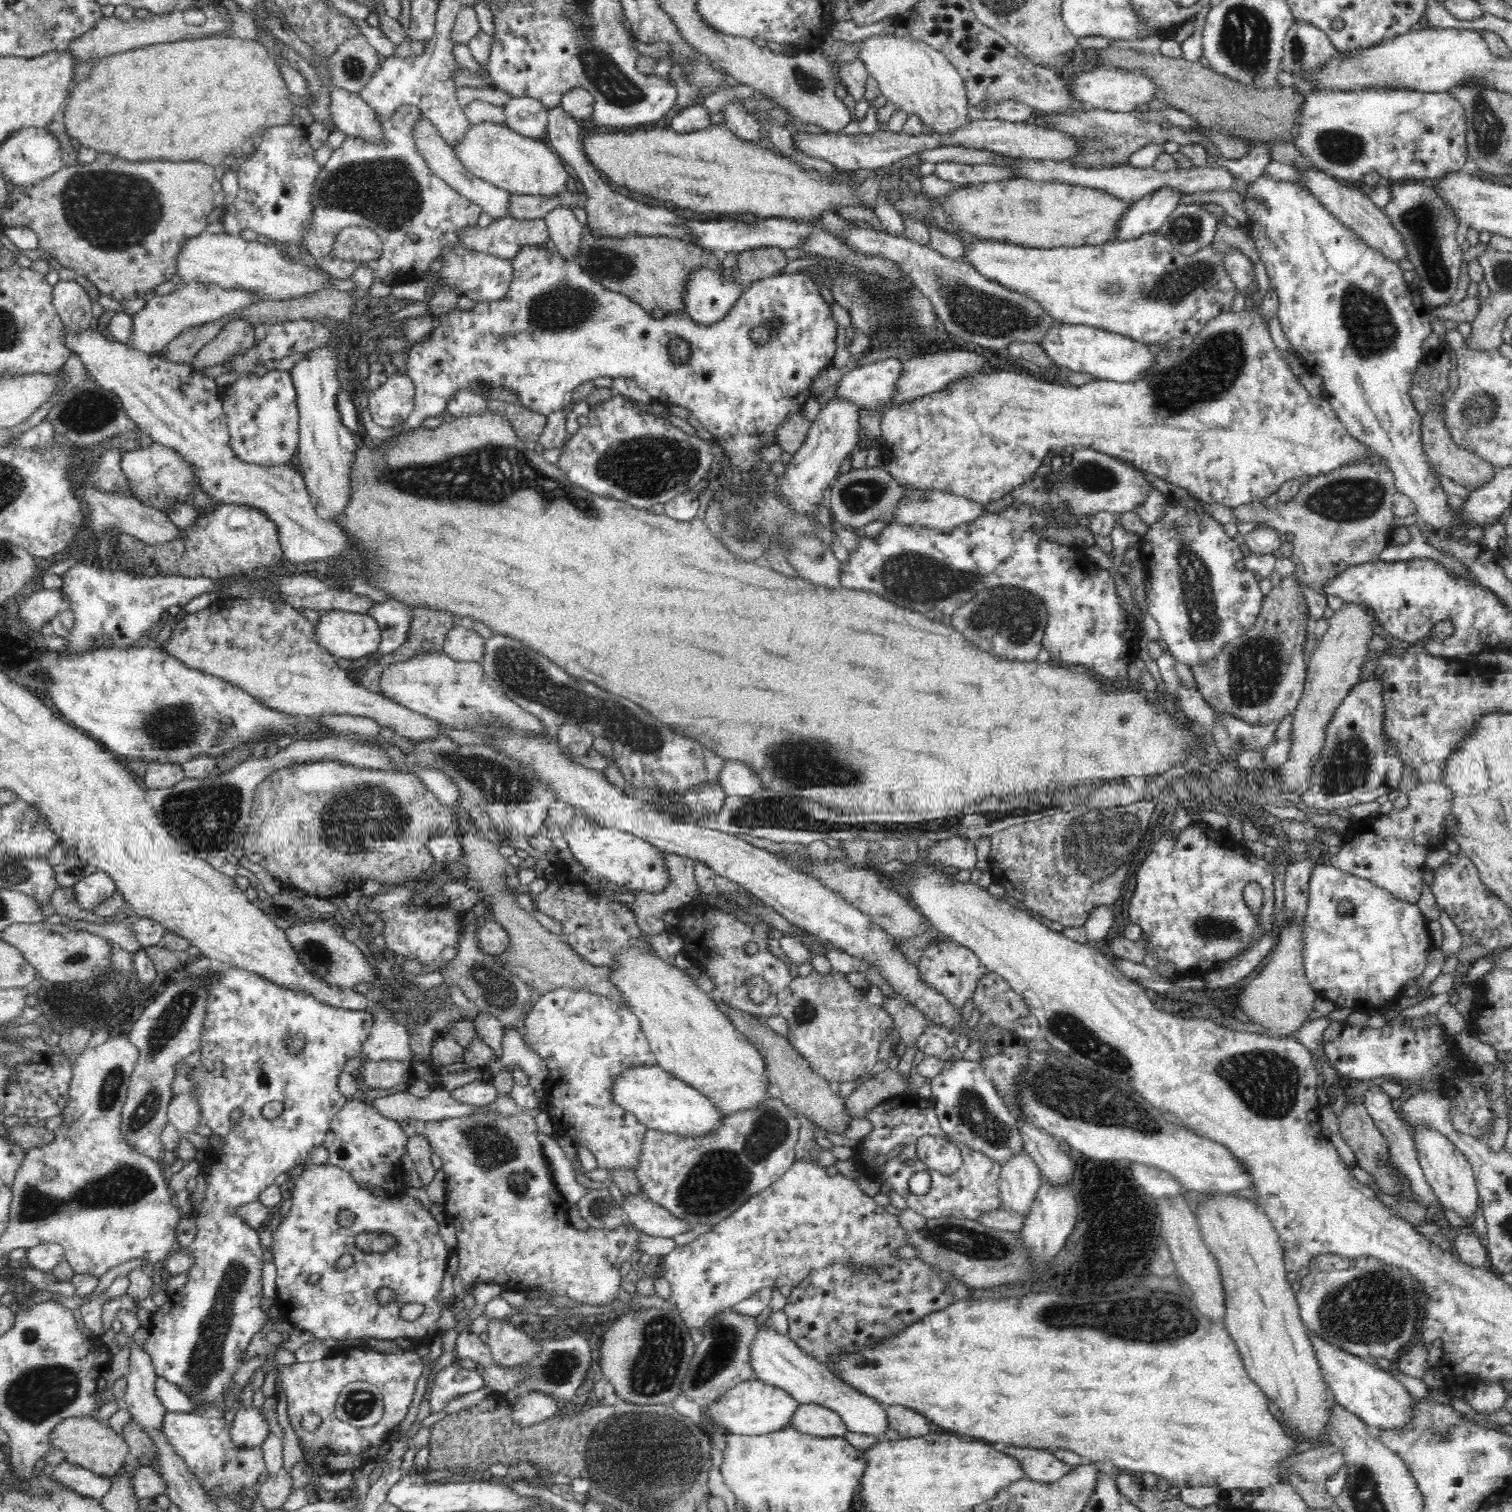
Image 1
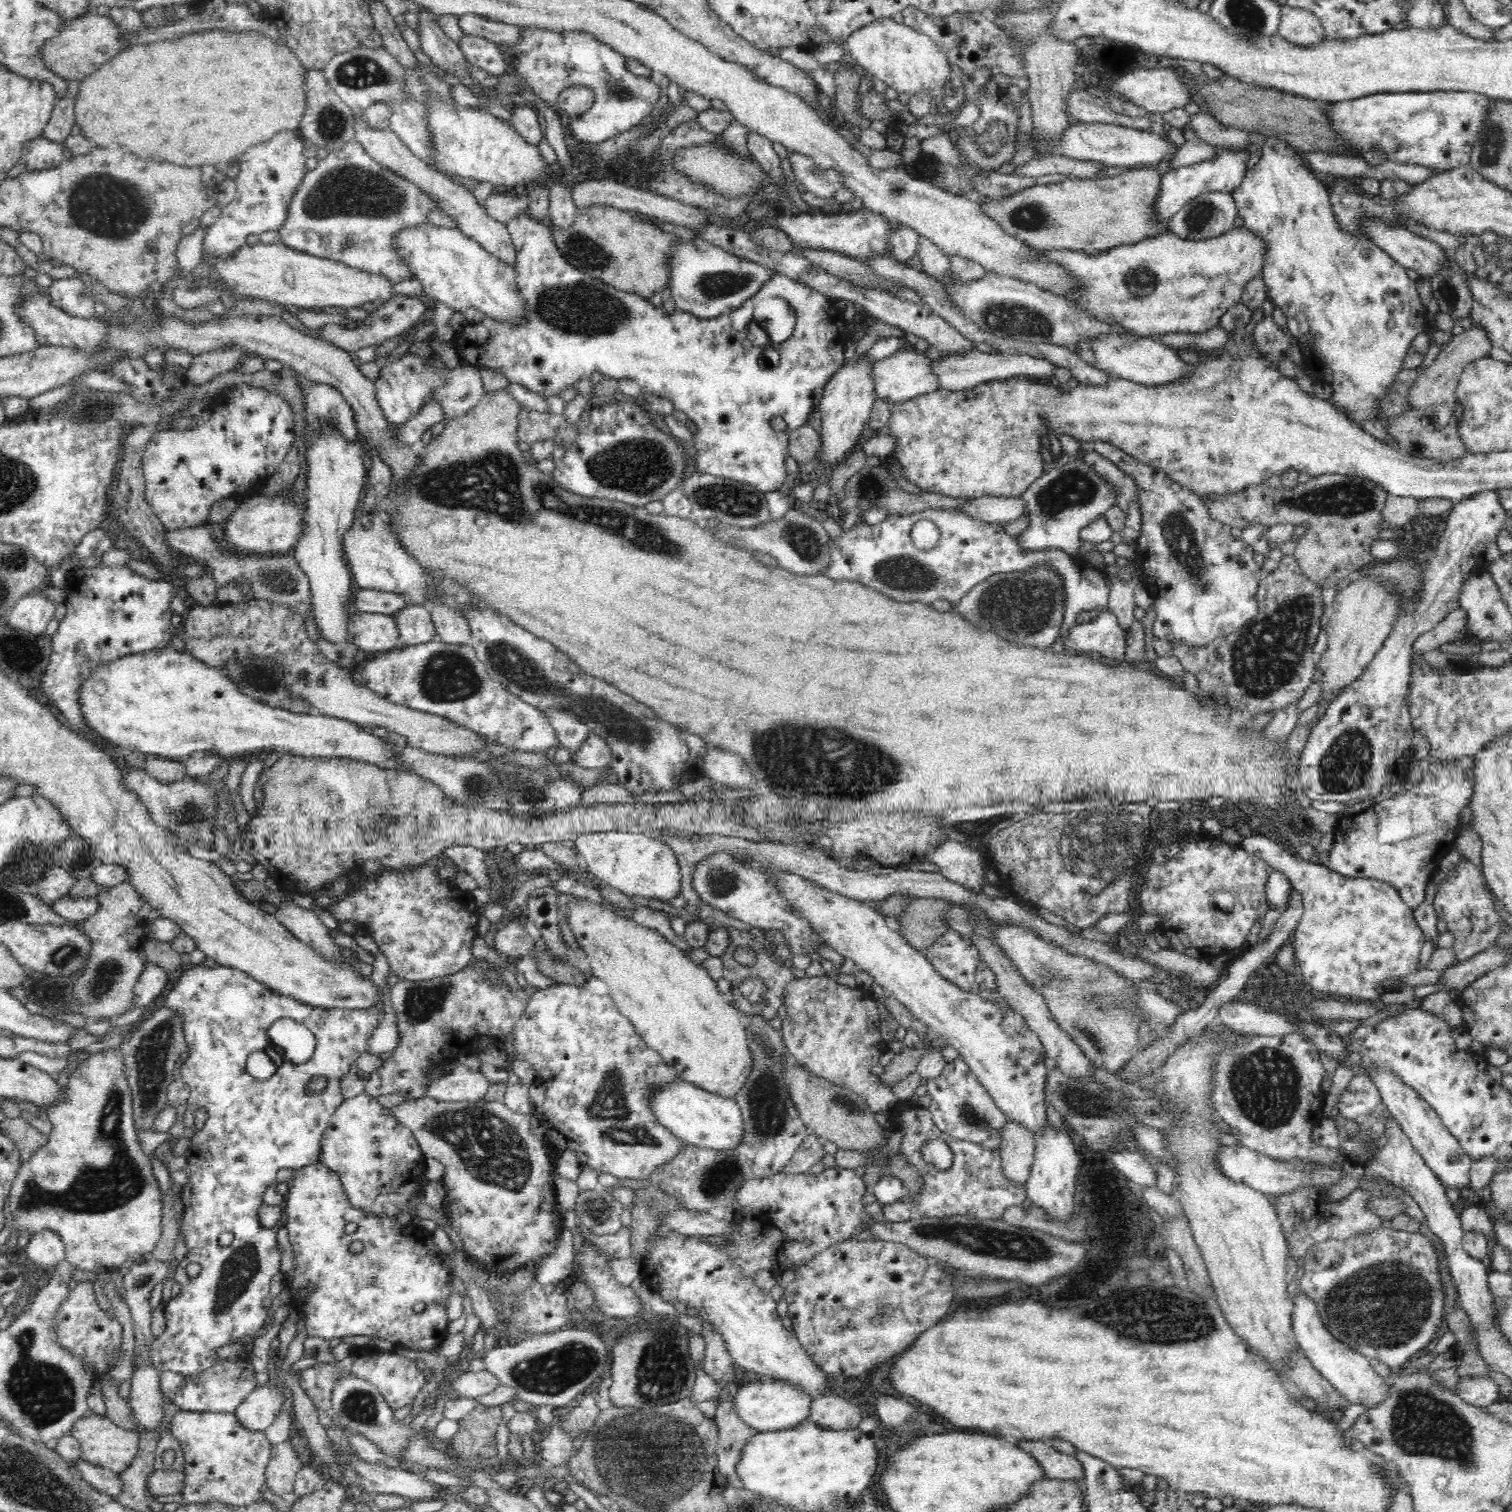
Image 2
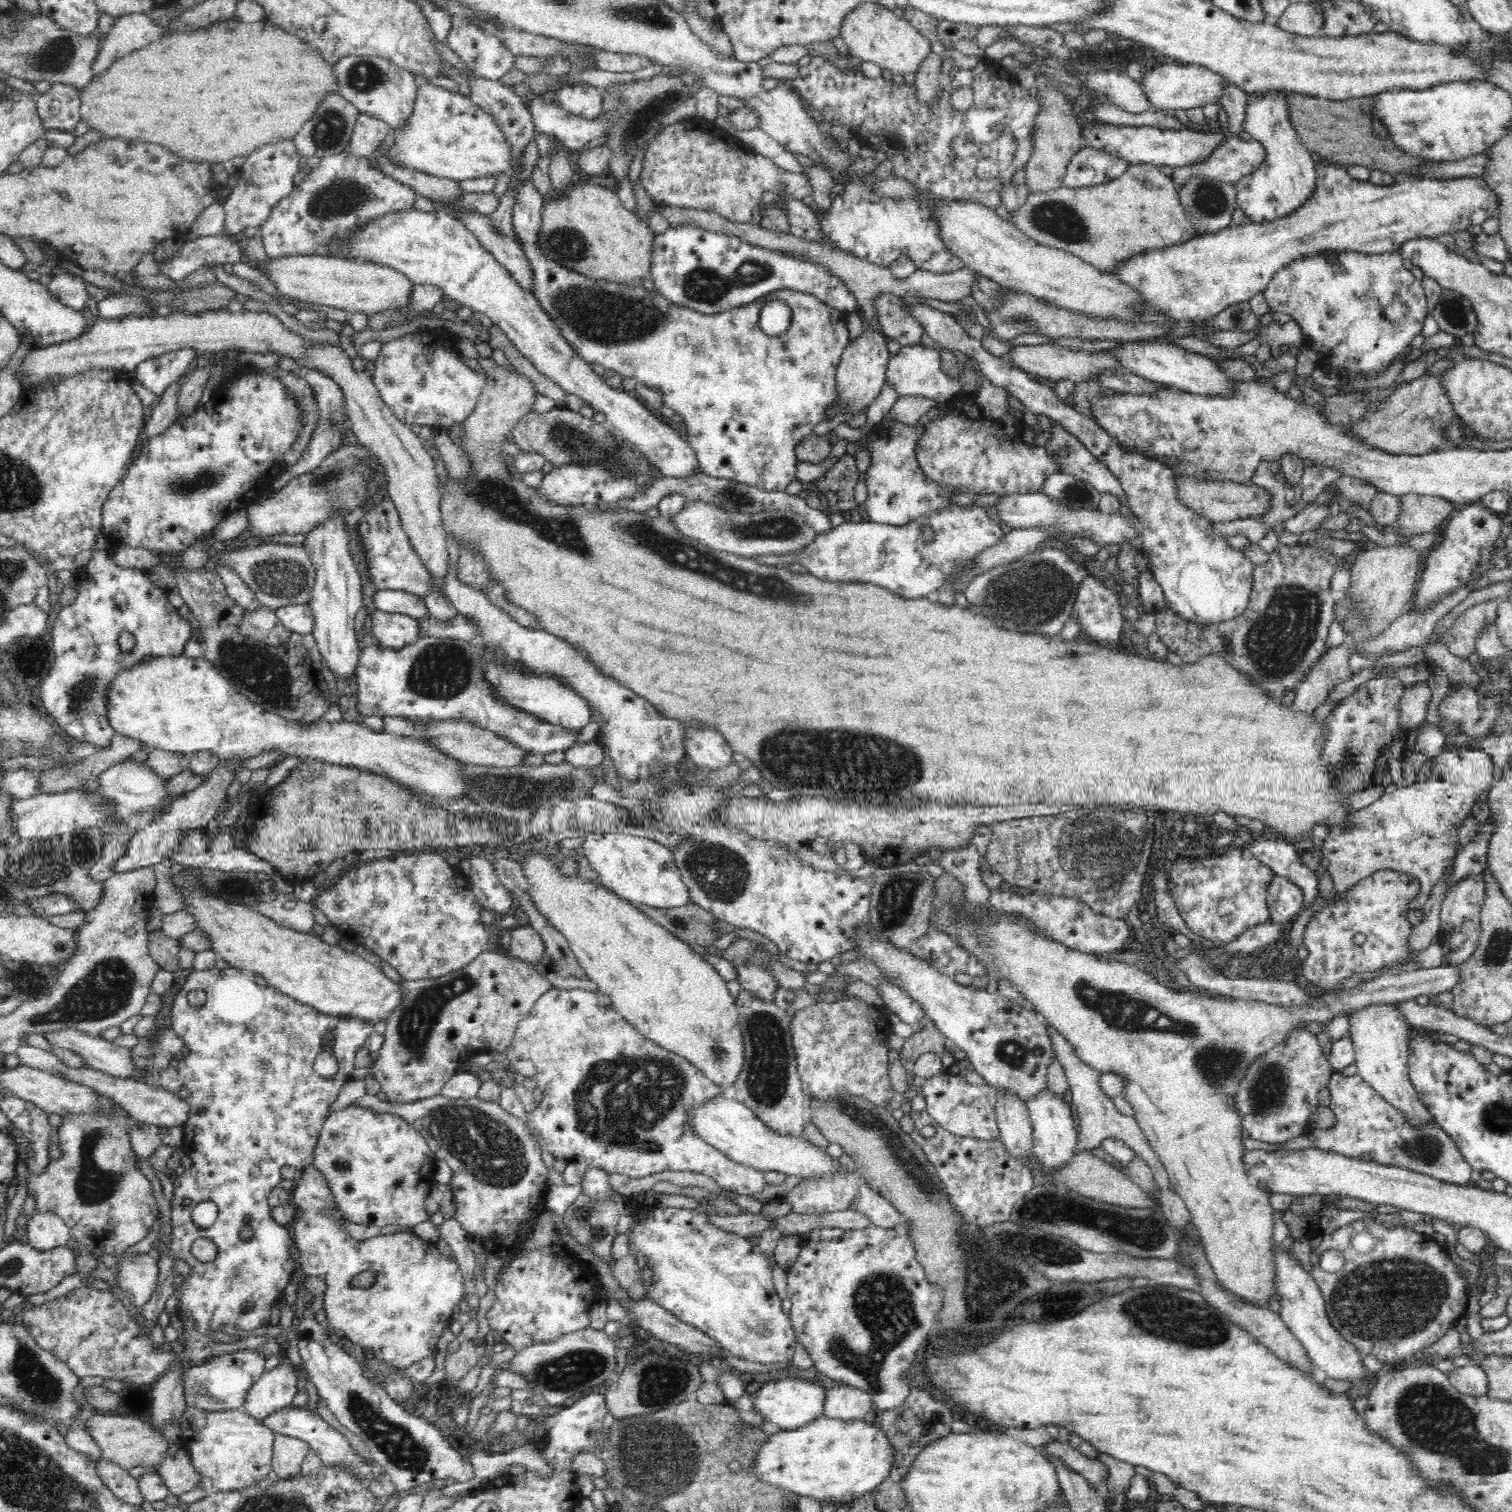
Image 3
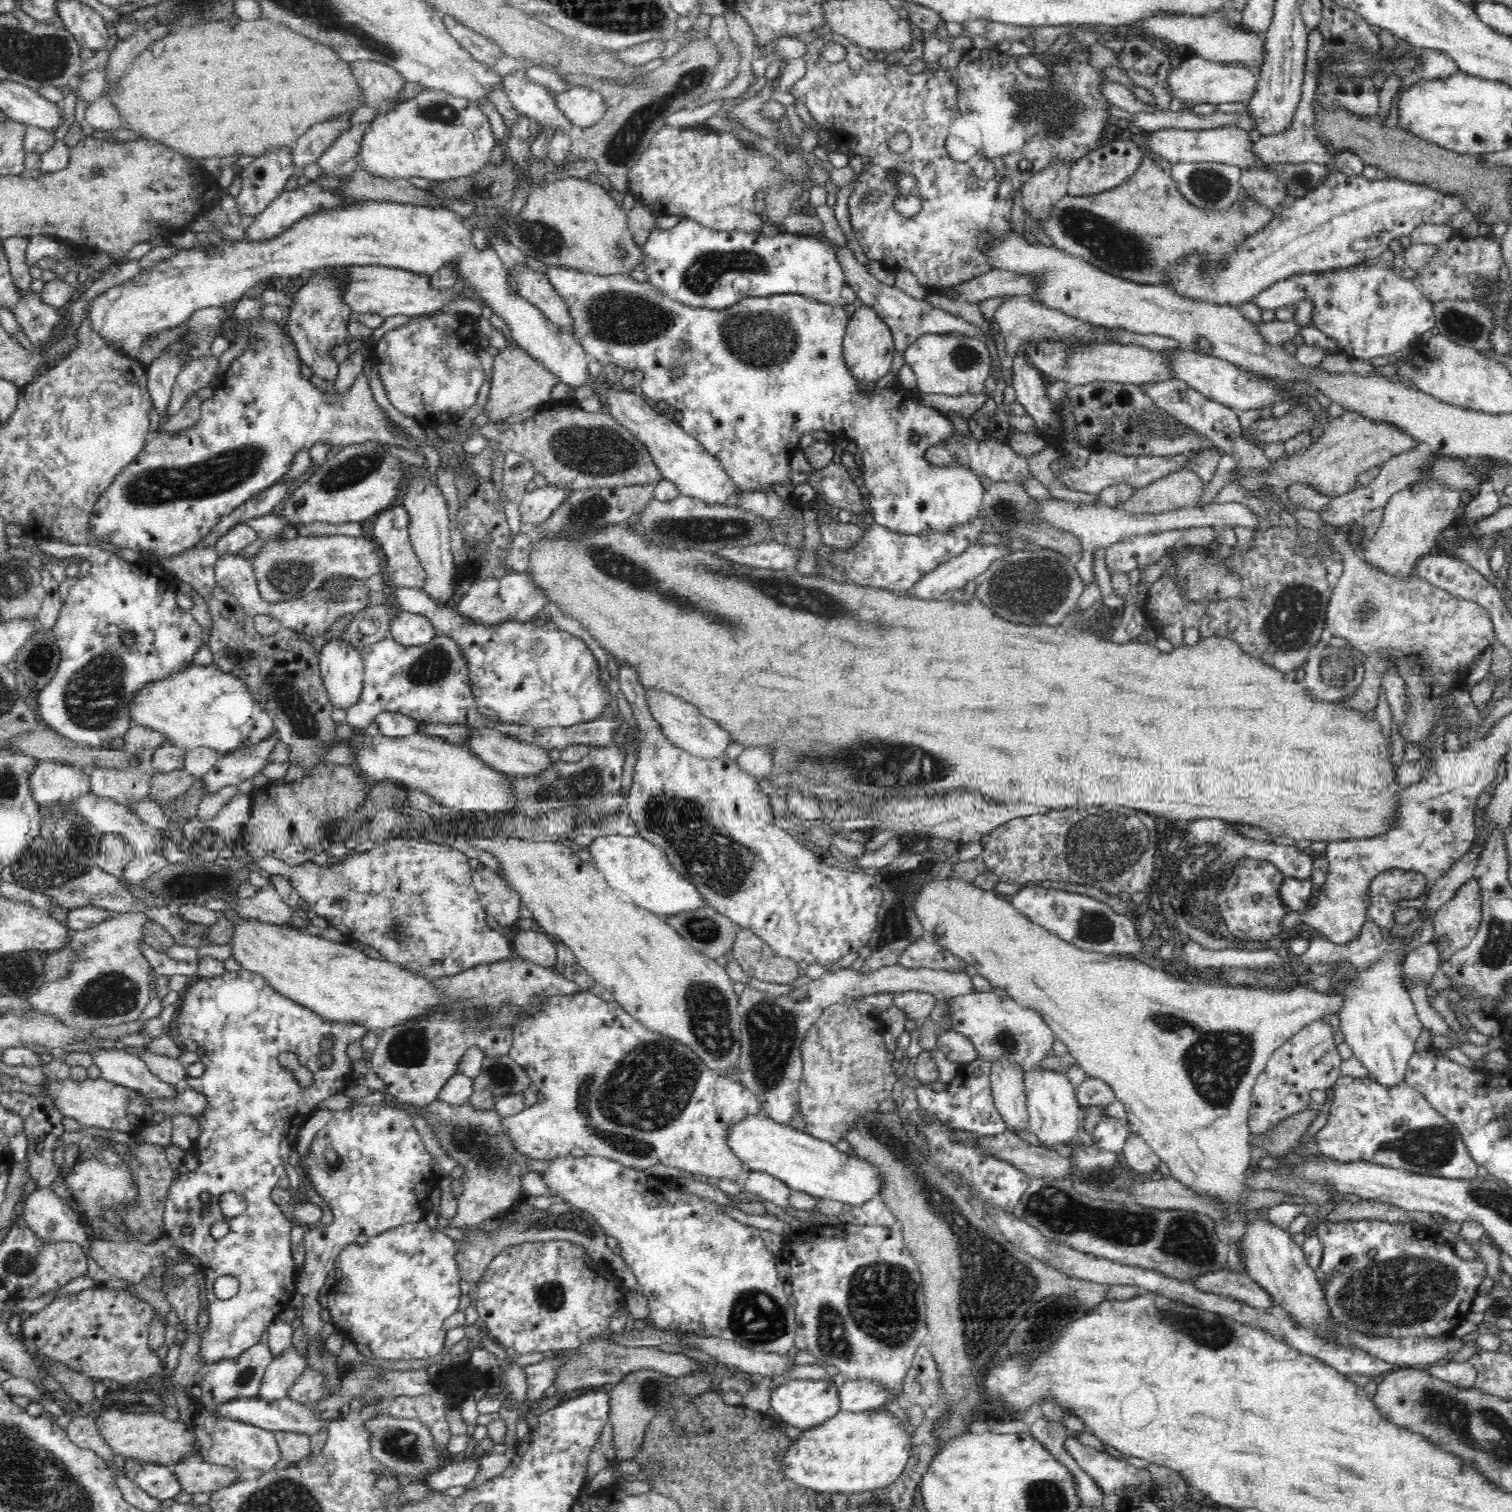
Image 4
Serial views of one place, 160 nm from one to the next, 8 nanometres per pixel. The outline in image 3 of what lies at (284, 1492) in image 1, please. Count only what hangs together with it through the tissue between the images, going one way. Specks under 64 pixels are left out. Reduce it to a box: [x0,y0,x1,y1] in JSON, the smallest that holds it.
[272,1434,309,1479]

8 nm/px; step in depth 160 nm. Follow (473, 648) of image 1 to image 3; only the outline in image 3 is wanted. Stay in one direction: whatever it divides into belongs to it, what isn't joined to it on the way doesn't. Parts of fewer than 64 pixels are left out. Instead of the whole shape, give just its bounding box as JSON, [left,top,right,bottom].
[18,302,457,622]

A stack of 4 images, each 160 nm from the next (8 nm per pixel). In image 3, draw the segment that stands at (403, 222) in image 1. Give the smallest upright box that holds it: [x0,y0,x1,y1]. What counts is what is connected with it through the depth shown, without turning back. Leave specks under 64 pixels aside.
[257,152,416,258]

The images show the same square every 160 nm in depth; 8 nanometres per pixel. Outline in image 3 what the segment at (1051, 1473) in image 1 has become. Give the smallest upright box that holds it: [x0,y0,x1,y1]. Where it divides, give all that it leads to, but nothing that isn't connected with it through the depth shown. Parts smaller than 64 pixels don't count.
[1043,1440,1110,1491]

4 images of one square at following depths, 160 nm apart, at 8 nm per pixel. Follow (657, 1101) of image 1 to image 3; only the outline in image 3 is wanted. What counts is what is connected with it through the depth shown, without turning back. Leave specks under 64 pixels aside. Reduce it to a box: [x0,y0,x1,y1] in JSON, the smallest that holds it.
[689,1095,846,1181]

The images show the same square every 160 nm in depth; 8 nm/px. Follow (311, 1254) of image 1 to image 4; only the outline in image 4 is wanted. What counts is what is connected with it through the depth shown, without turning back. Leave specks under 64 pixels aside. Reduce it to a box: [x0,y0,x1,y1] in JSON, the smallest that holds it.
[327,1218,462,1360]

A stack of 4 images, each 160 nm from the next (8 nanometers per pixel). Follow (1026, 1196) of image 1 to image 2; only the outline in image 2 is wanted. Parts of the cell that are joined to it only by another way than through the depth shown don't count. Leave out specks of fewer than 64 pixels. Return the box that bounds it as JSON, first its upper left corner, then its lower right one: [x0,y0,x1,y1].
[999,1119,1036,1185]

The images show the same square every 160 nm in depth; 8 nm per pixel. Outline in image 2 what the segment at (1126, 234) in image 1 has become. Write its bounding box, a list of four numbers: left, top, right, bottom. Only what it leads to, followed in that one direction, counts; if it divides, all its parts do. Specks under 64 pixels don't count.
[1157,149,1250,220]

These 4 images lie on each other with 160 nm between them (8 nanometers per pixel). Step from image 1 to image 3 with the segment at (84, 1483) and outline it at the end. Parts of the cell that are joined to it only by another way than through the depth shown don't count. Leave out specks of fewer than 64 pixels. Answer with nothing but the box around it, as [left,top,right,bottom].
[96,1458,145,1506]

